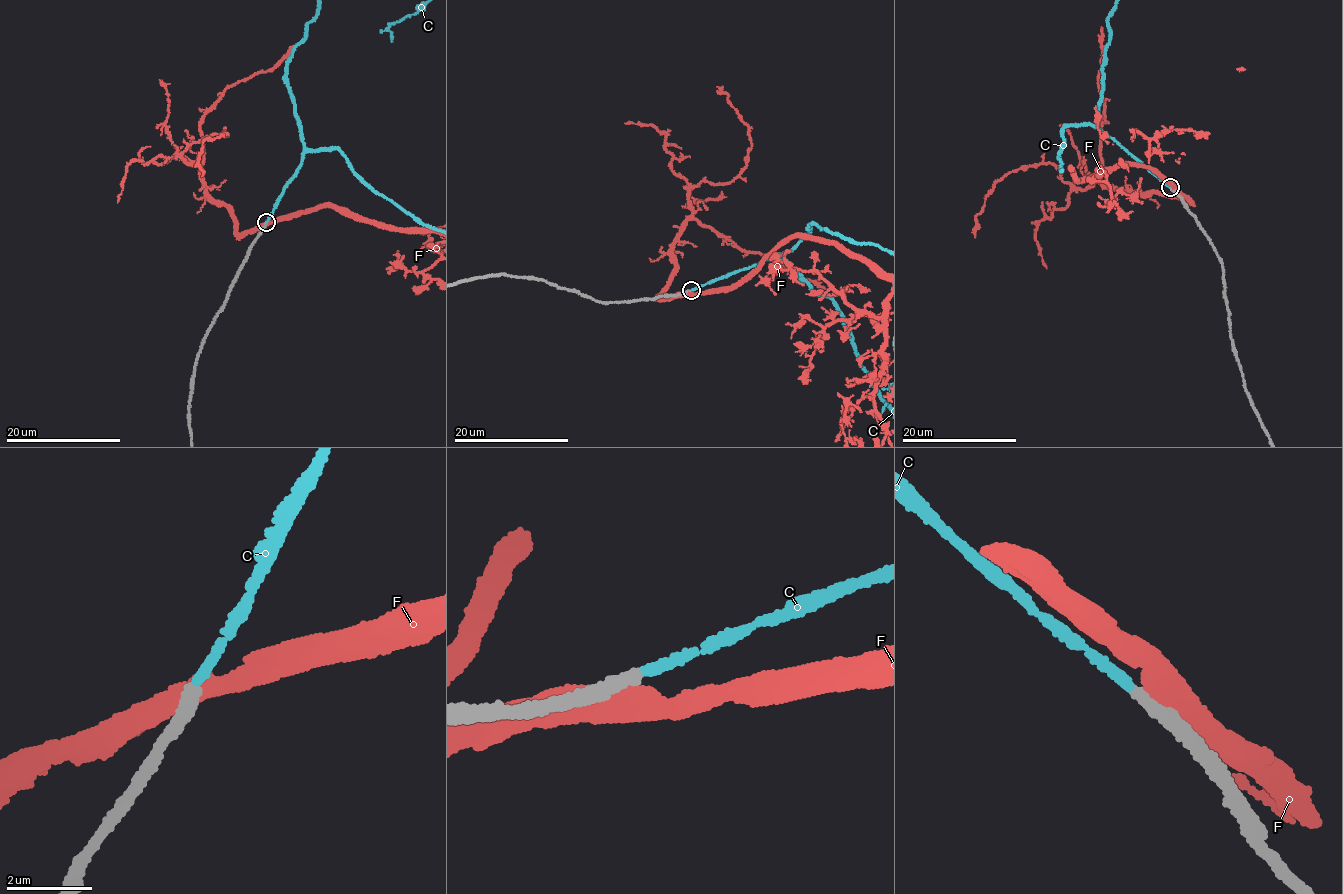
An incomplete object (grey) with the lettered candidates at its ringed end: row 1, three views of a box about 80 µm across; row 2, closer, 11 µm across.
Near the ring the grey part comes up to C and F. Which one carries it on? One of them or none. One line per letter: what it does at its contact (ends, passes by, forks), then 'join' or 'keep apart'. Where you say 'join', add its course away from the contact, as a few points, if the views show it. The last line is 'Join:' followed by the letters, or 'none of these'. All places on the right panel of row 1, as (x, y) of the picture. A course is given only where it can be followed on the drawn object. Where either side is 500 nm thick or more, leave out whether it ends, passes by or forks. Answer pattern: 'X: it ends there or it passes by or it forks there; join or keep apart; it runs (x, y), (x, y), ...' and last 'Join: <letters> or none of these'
C: it ends there; join
F: keep apart
Join: C

